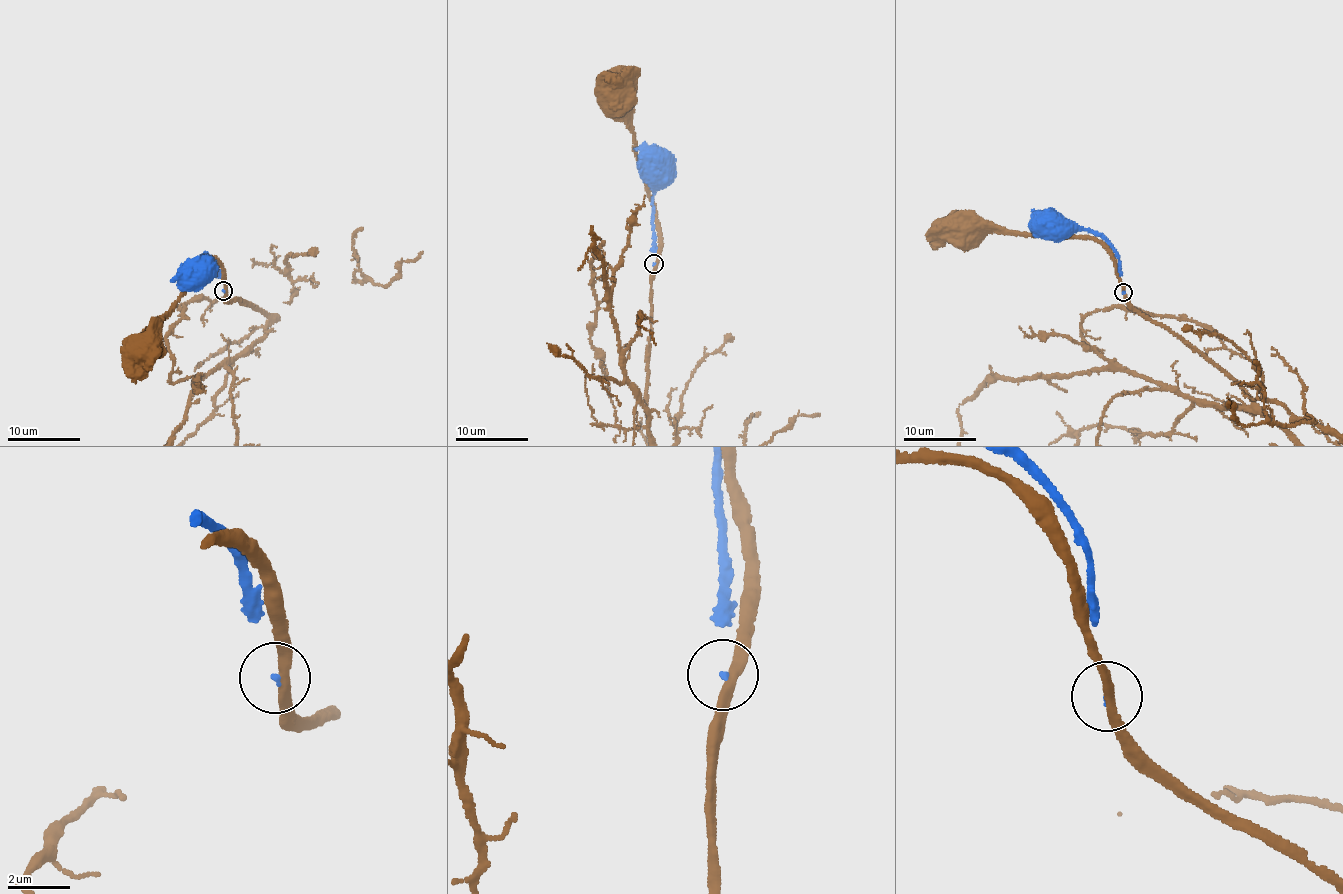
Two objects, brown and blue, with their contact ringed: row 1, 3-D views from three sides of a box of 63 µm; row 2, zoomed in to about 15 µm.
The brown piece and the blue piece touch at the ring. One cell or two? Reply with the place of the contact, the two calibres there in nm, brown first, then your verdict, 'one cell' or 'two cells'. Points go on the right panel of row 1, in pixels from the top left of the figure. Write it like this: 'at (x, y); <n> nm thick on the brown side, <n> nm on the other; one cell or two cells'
at (1123, 292); 300 nm thick on the brown side, 100 nm on the other; two cells

